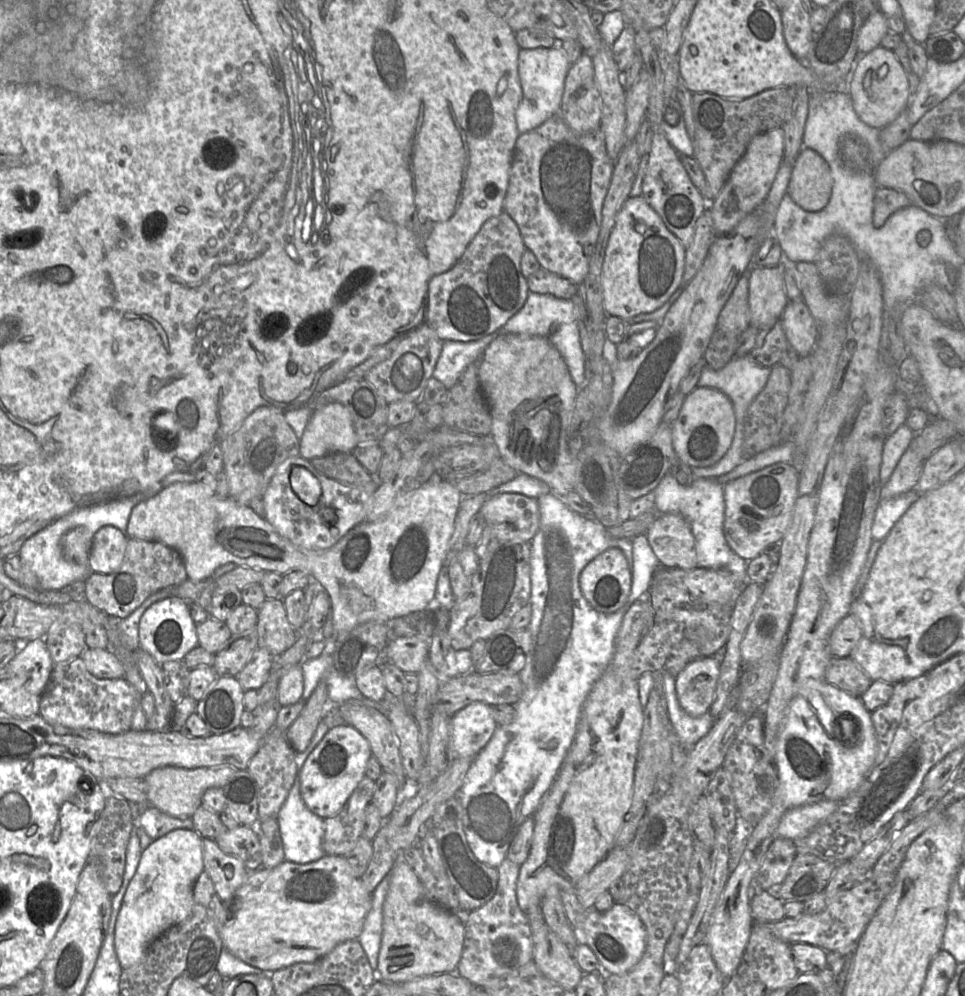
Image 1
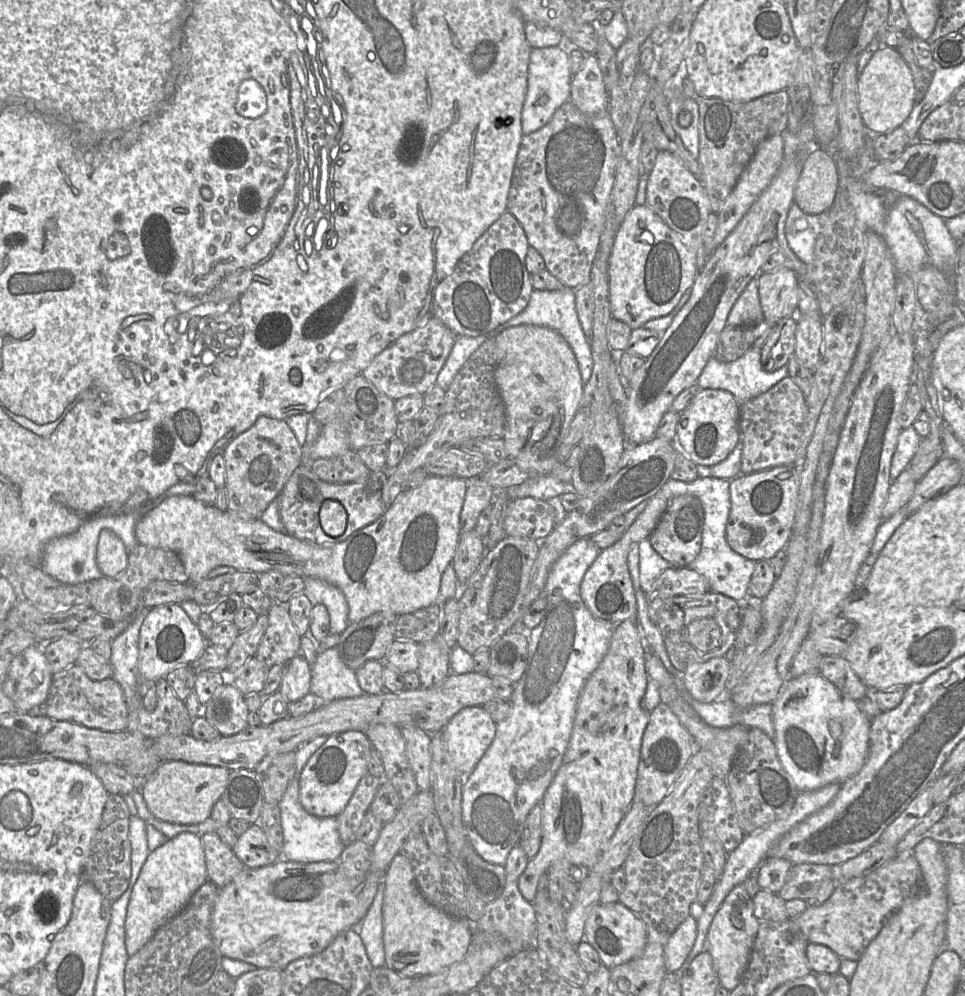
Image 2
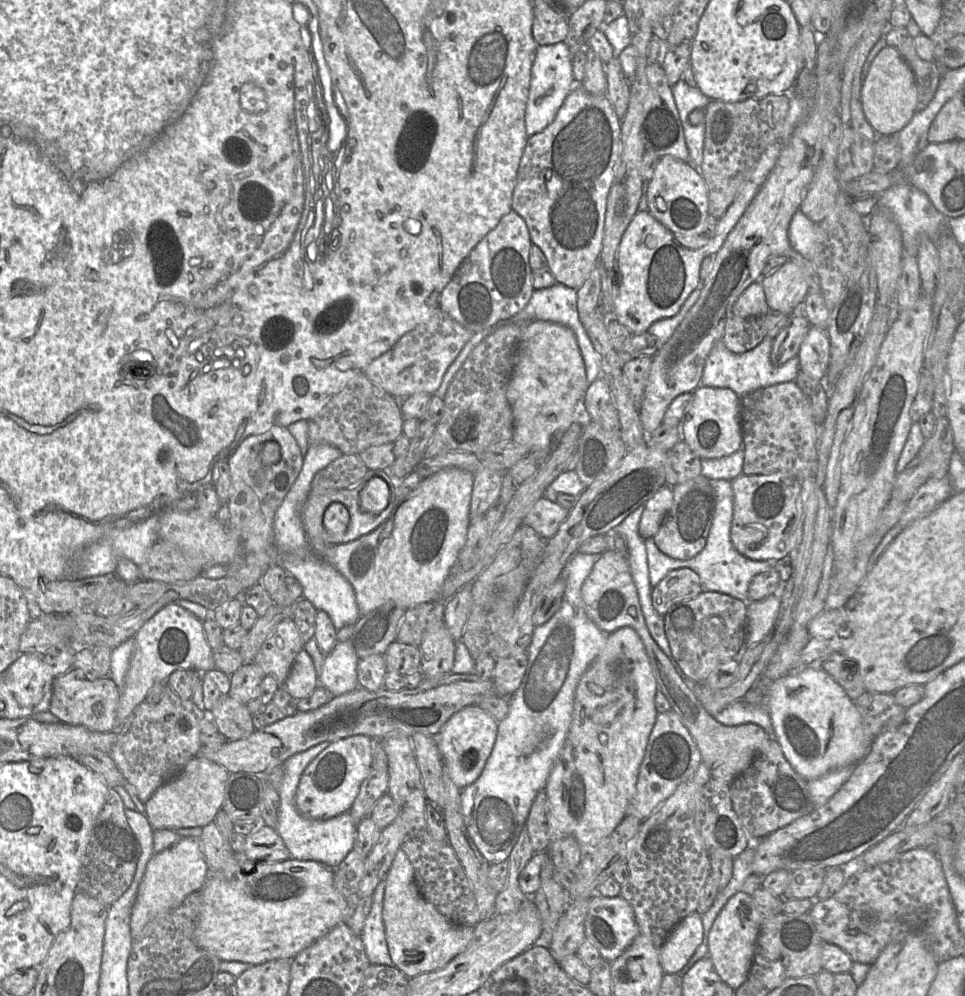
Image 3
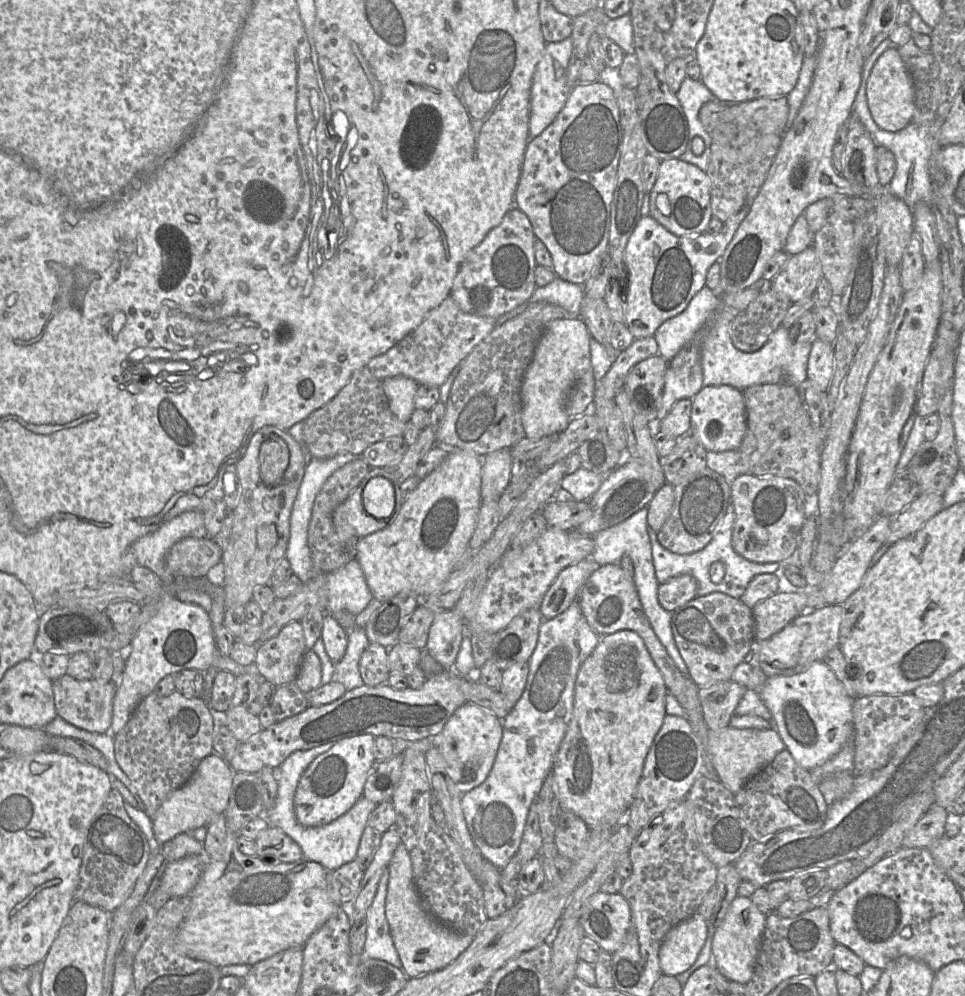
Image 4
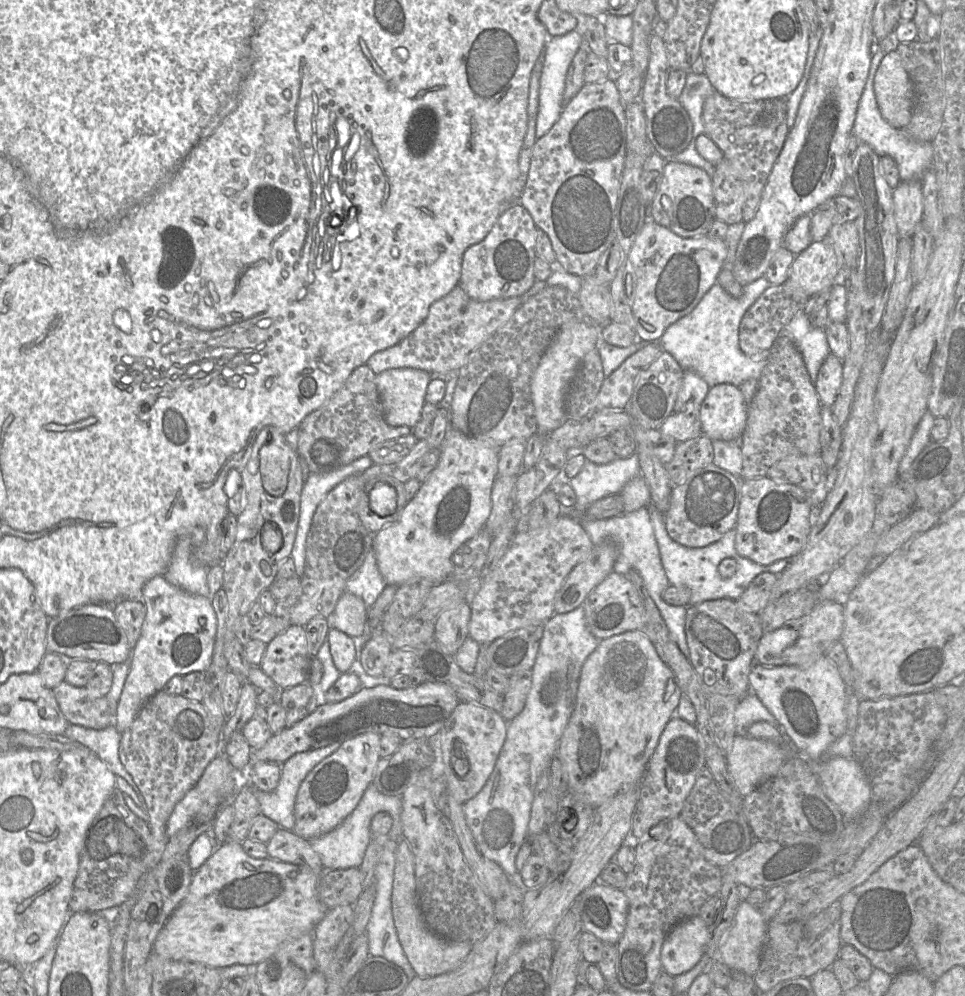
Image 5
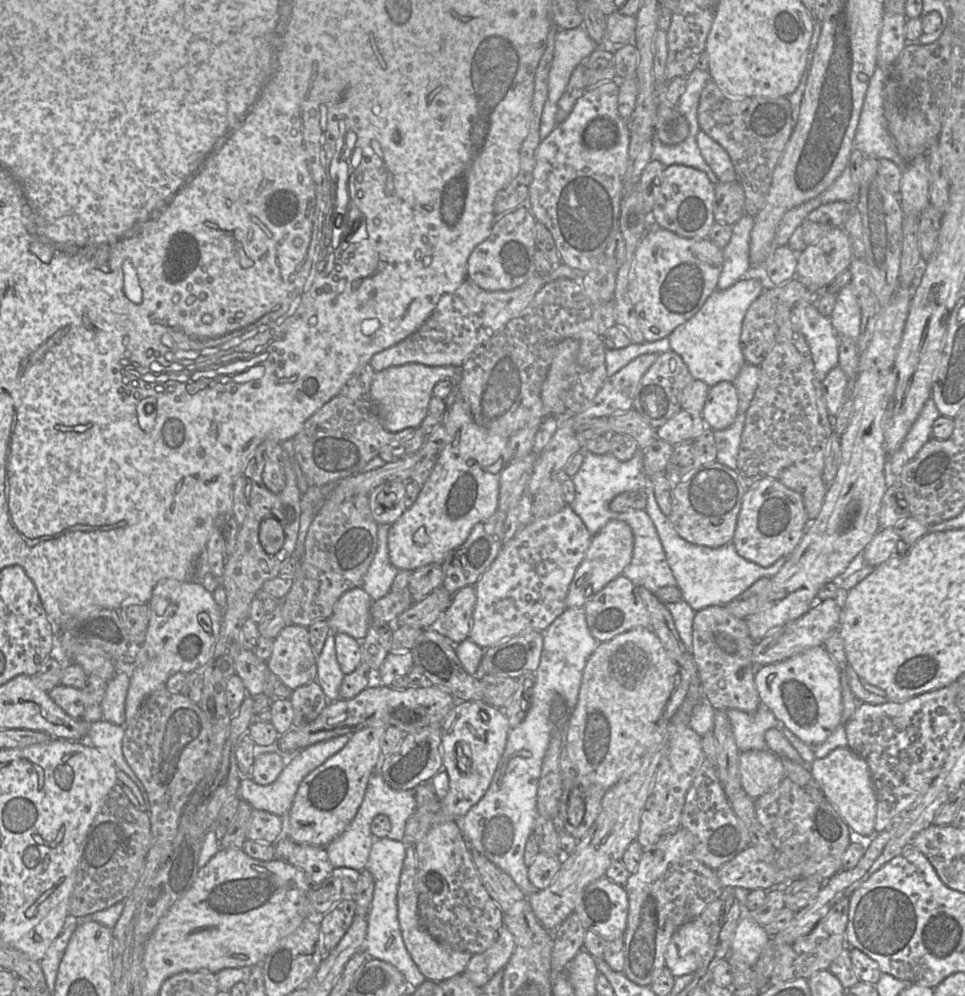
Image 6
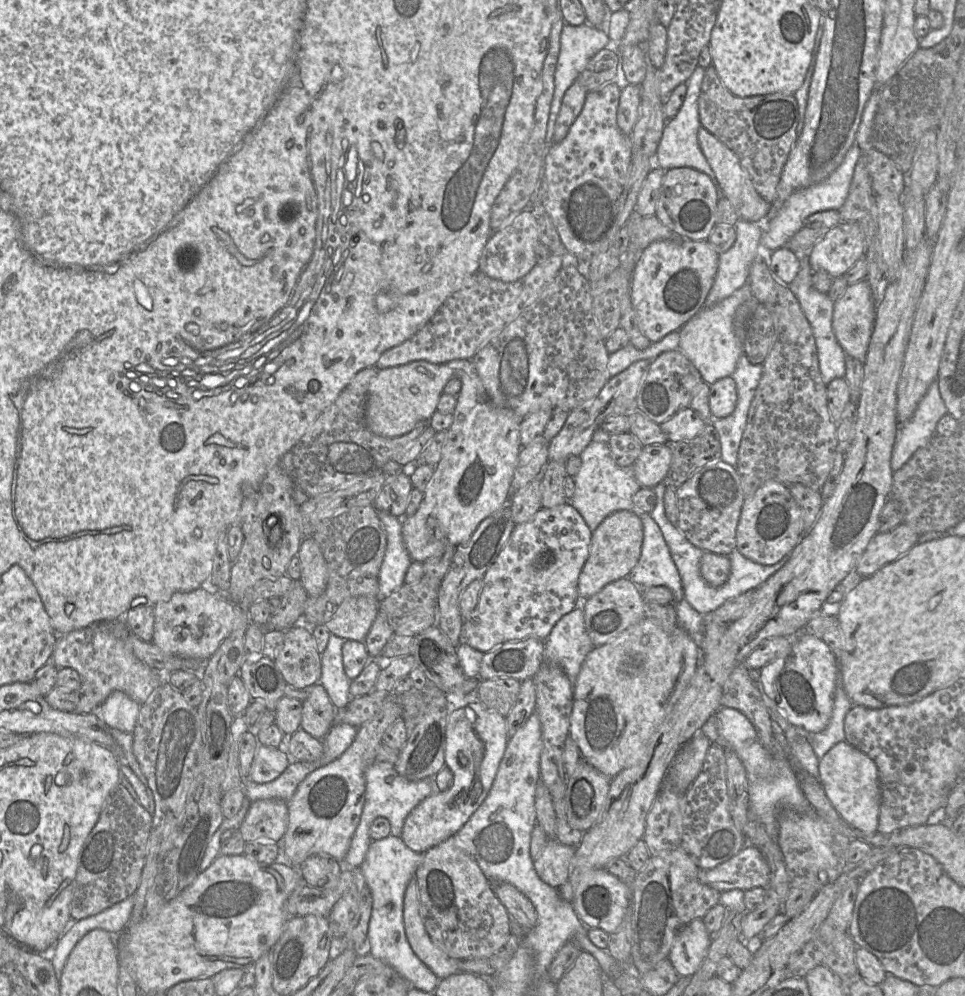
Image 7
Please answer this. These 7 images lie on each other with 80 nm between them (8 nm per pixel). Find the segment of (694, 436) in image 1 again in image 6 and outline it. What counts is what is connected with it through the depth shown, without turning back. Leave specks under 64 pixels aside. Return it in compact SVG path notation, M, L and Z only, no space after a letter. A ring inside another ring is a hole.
M721 381L709 388L708 396L701 413L706 426L712 430L723 430L735 421L739 399L732 382Z

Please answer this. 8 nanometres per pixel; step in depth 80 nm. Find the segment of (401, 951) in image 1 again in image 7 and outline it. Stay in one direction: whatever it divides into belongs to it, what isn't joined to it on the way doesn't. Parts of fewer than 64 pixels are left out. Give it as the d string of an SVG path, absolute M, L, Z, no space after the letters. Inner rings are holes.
M416 878L407 885L403 901L403 921L407 940L417 957L439 978L460 971L461 960L449 957L430 938L420 915Z

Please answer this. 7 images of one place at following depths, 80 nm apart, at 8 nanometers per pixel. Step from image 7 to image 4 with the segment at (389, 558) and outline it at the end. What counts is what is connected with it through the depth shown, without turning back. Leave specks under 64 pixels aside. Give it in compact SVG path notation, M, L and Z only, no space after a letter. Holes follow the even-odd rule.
M355 559L327 574L326 587L328 597L326 613L331 615L339 611L348 611L356 616L373 598L363 570Z

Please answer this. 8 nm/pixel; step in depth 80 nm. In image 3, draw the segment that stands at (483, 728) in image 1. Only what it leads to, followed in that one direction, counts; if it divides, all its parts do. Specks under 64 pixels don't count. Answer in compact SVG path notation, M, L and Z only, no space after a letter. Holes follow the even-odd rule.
M469 705L453 714L450 719L442 726L440 733L437 736L437 745L441 754L444 767L452 782L459 788L465 787L474 783L483 772L486 762L492 752L496 741L498 731L498 721L493 718L487 711L480 708L478 705Z

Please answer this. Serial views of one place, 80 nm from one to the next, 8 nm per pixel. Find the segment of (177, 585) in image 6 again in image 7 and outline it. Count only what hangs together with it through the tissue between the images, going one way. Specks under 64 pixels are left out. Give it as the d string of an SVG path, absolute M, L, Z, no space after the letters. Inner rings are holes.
M204 588L177 592L168 601L155 604L152 643L167 654L207 661L234 629L236 607L228 597Z

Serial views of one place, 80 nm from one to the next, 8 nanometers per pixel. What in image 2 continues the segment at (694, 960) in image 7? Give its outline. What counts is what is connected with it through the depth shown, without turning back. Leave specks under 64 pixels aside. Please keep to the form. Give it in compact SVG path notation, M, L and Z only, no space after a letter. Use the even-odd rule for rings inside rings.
M688 916L673 932L665 946L665 966L668 972L677 971L691 952L698 932L698 921Z

